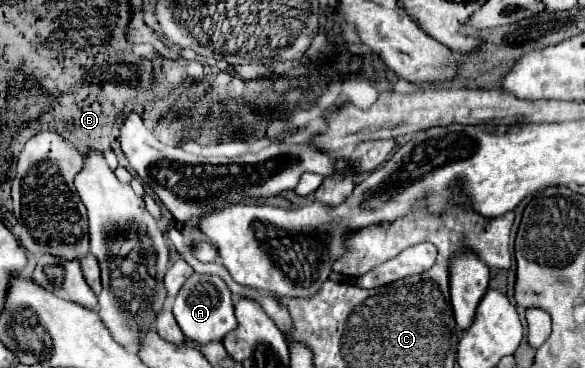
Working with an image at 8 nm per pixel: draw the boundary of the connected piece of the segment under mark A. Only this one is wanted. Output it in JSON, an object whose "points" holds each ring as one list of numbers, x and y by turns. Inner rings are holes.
{"points":[[192,273,182,289,178,291,174,299,174,309,172,309,182,333,194,341,208,343,208,341,220,341,228,331,236,327,236,317,234,317,234,307,232,307,232,293,226,287,226,283,216,277,216,275,200,275]]}

